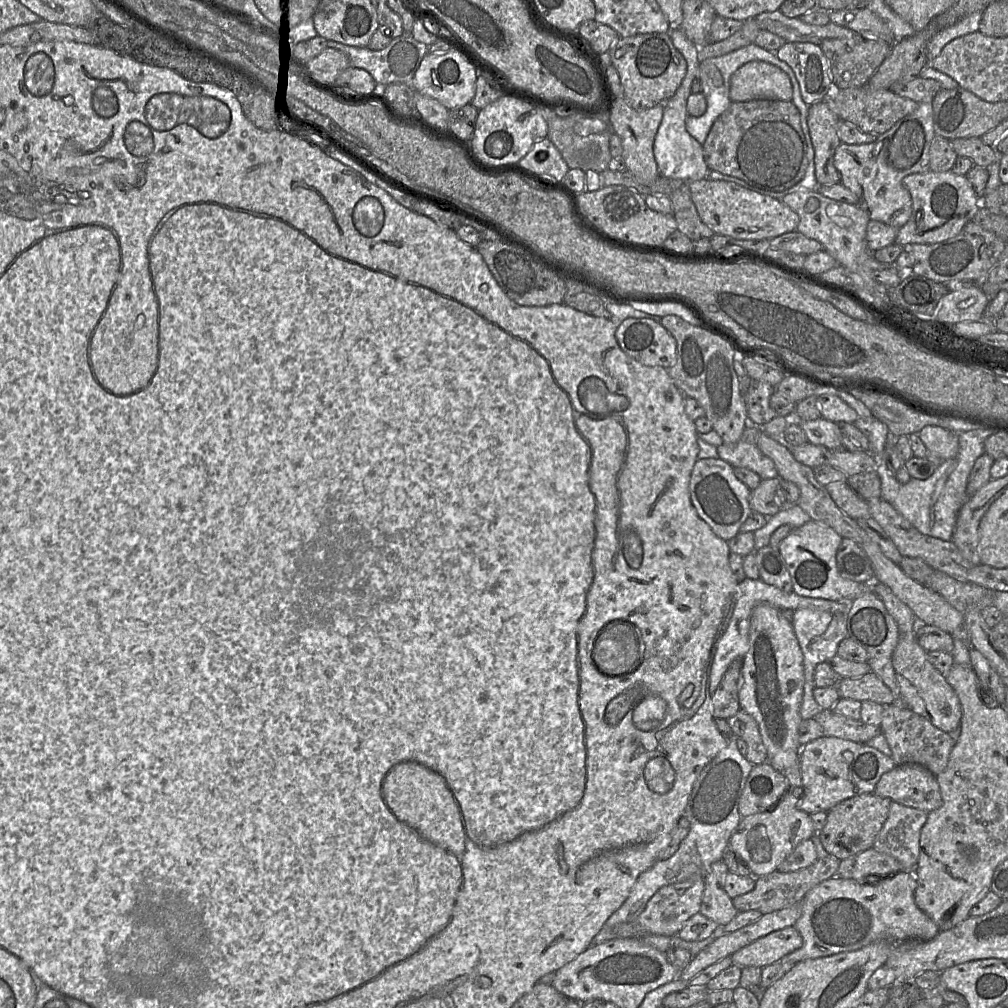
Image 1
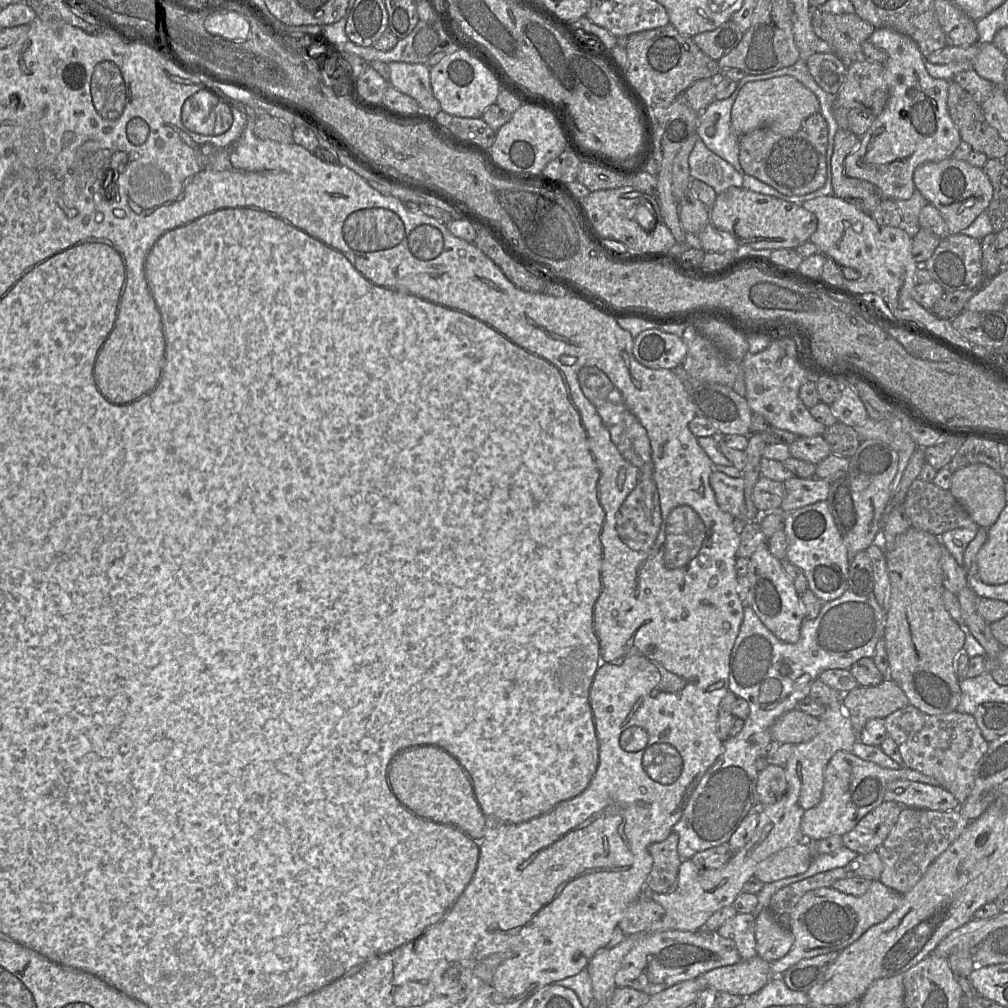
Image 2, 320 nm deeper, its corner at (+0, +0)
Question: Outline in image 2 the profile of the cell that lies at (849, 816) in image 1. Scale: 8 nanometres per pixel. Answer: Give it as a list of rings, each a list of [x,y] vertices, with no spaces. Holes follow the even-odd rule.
[[[884,801],[881,805],[865,815],[854,829],[841,836],[843,846],[857,852],[858,854],[876,851],[896,824],[901,810],[901,806],[896,802]]]

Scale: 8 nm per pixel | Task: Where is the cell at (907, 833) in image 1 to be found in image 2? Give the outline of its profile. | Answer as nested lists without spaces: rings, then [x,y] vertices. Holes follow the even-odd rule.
[[[902,808],[896,824],[876,850],[883,865],[878,881],[904,895],[920,880],[930,864],[960,836],[969,822],[959,809],[941,812]]]

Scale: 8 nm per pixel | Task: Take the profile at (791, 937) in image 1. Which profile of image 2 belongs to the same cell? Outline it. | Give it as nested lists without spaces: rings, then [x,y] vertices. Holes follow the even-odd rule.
[[[759,956],[710,970],[697,979],[700,992],[705,988],[747,997],[761,990],[771,979],[771,964]]]

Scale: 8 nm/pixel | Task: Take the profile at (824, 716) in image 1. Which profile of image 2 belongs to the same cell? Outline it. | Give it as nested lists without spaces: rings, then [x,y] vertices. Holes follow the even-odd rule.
[[[798,709],[779,717],[770,729],[772,742],[794,745],[810,741],[819,730],[819,719]]]

